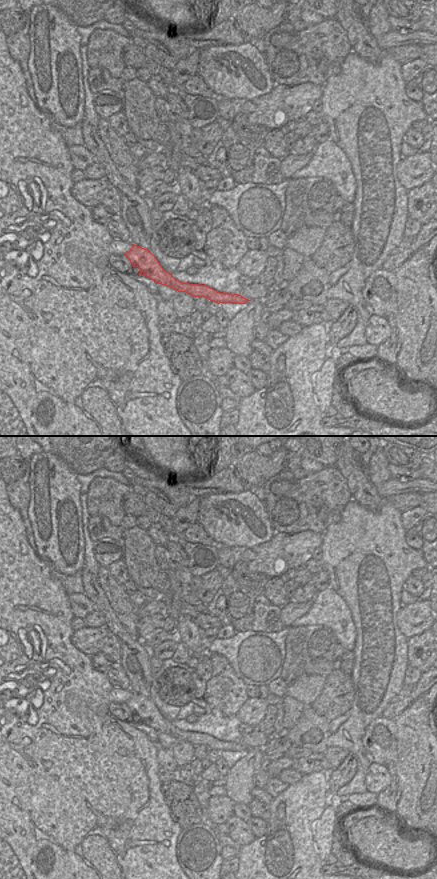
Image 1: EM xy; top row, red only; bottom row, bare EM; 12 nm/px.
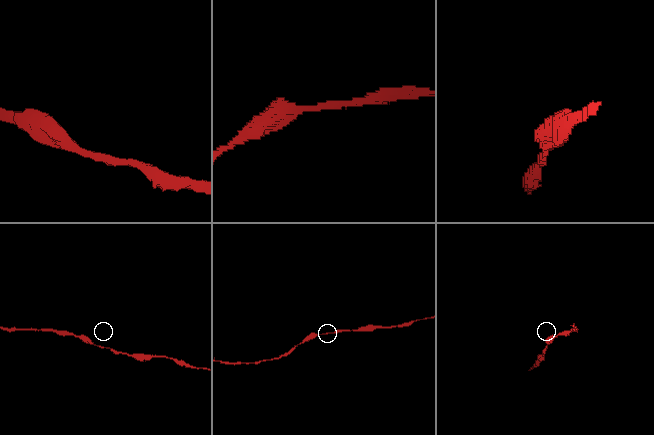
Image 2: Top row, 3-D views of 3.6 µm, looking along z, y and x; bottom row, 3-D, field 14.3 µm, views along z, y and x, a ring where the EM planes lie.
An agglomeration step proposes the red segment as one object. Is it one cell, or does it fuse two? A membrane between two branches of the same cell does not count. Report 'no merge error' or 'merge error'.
no merge error

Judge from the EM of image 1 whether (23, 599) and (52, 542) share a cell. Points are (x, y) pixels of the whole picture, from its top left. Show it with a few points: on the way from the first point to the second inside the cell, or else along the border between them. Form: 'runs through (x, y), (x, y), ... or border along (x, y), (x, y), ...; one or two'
border along (36, 552), (41, 559), (51, 566); two

